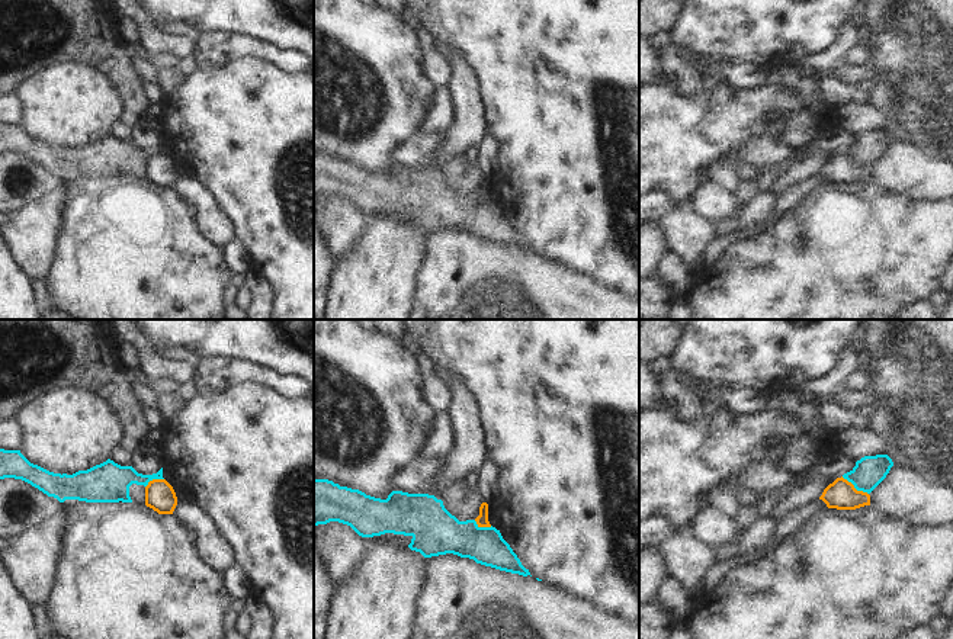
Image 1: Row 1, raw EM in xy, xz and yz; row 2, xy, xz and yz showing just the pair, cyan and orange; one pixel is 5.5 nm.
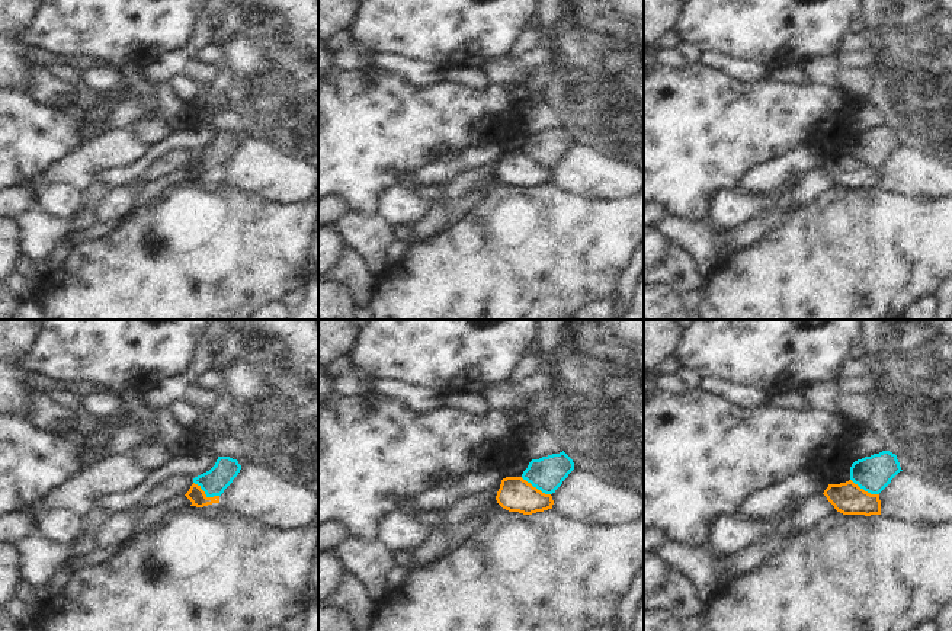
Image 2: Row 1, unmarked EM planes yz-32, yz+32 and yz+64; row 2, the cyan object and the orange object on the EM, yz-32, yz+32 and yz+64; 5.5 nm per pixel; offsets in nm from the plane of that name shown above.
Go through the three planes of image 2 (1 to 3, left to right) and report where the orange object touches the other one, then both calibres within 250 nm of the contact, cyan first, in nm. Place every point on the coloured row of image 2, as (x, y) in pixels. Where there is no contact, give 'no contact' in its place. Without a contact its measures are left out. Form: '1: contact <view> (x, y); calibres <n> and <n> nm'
1: contact yz-32 (207, 495); calibres 140 and 90 nm
2: contact yz+32 (535, 486); calibres 190 and 190 nm
3: contact yz+64 (865, 490); calibres 200 and 180 nm

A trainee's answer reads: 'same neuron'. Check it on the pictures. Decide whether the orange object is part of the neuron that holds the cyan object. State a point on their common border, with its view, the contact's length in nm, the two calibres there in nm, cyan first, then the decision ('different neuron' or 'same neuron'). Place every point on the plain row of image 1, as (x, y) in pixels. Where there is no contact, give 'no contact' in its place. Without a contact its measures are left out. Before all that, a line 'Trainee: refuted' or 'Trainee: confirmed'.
Trainee: refuted
yz (854, 161) | 180 nm | 170/160 nm | different neuron

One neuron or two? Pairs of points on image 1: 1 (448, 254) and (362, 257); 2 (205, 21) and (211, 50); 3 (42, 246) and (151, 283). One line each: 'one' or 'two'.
1: two
2: two
3: two

